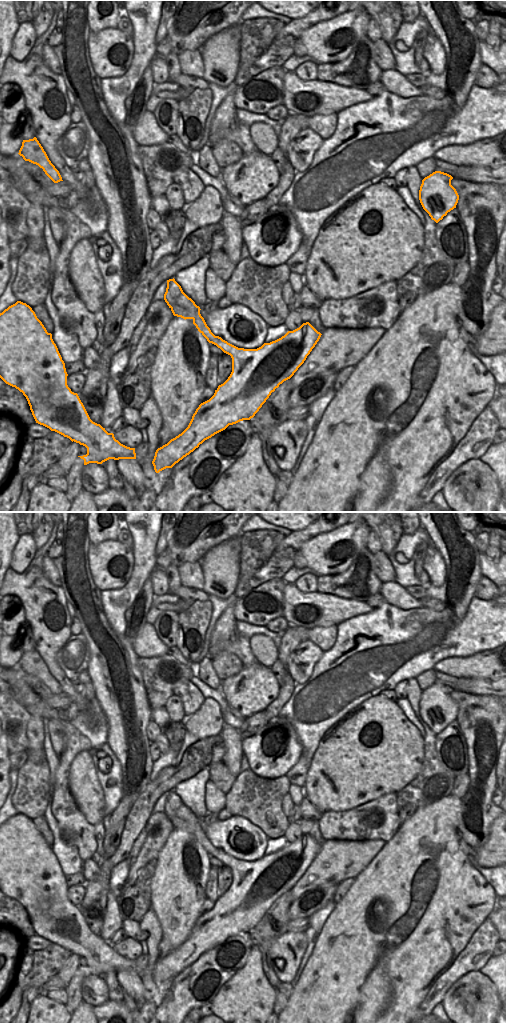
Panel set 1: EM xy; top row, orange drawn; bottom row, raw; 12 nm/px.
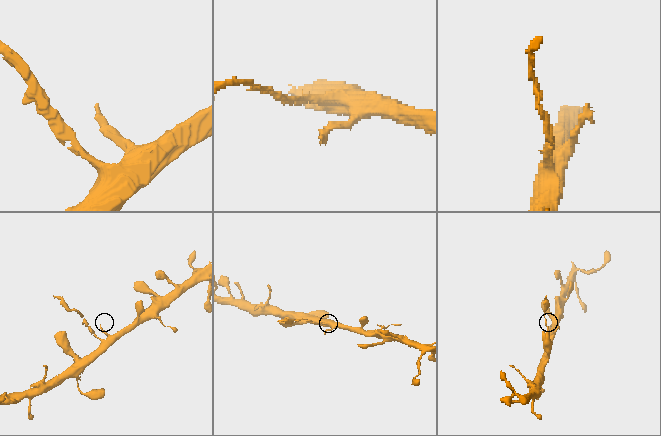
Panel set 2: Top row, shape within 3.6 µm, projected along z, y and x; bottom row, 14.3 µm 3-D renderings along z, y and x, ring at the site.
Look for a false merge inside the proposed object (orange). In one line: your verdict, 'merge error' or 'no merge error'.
merge error

